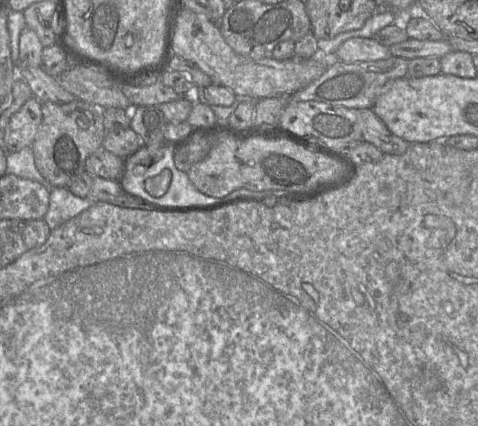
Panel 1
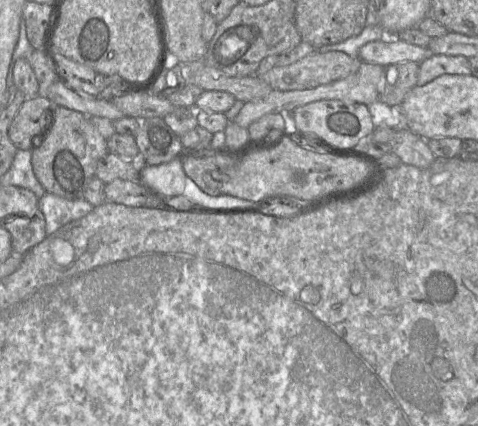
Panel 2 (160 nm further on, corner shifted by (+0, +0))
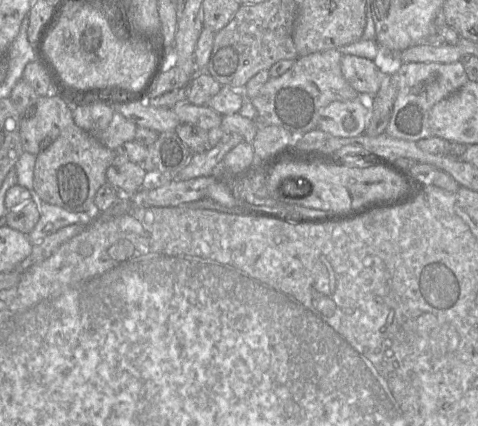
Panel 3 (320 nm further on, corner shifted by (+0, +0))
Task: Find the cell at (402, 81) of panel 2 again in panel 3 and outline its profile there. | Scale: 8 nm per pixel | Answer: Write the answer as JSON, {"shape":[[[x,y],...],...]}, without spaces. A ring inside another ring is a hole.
{"shape":[[[384,76],[381,87],[374,96],[373,105],[370,109],[363,134],[375,137],[385,133],[385,129],[392,115],[396,96],[397,89],[391,76]]]}

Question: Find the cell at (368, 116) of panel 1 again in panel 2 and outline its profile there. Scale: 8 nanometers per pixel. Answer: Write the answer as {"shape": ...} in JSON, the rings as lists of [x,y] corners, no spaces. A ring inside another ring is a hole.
{"shape":[[[395,130],[388,144],[392,148],[392,153],[398,156],[403,164],[425,169],[436,159],[427,140],[409,130]]]}

